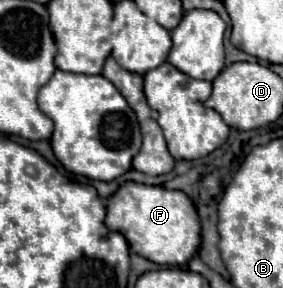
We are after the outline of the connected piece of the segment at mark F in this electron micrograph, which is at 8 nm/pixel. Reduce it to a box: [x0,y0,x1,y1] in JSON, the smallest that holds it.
[104,182,202,268]

